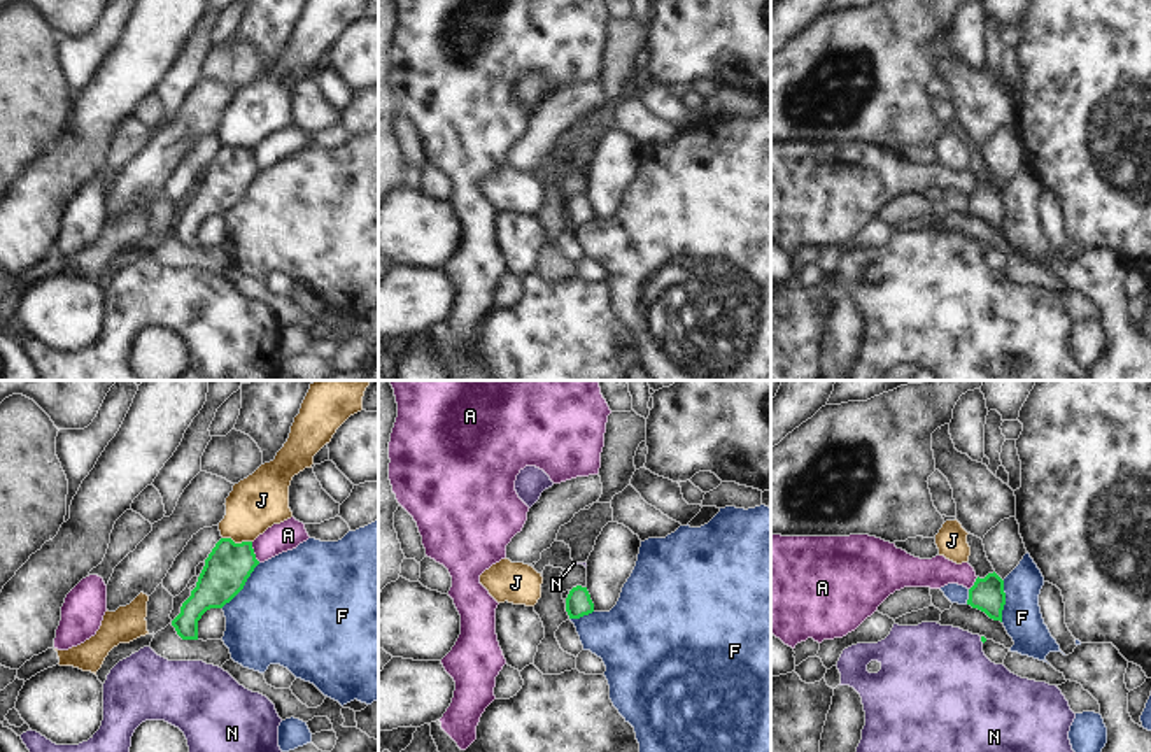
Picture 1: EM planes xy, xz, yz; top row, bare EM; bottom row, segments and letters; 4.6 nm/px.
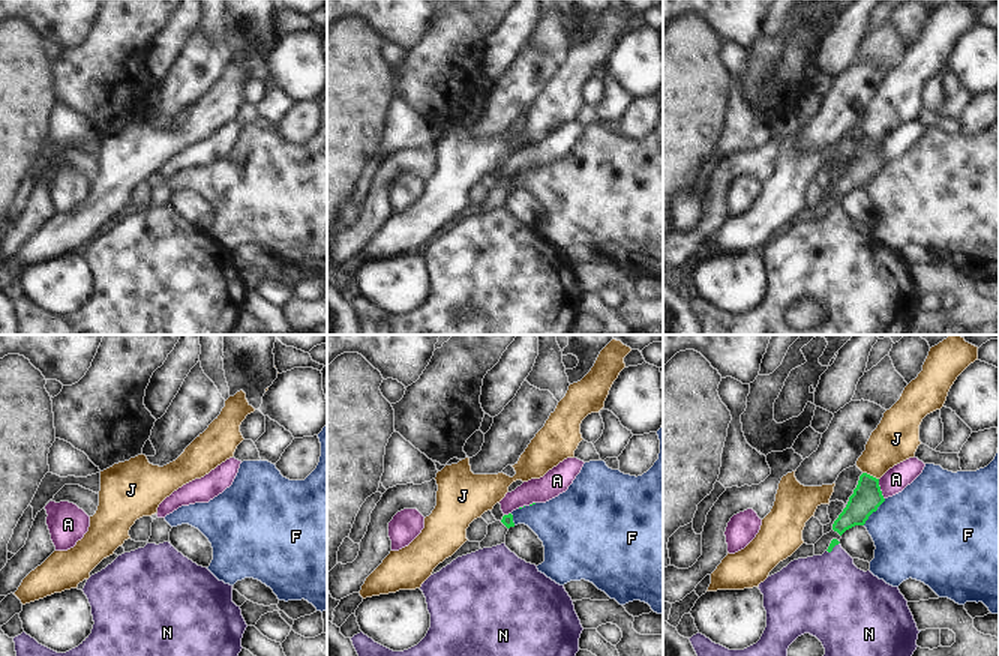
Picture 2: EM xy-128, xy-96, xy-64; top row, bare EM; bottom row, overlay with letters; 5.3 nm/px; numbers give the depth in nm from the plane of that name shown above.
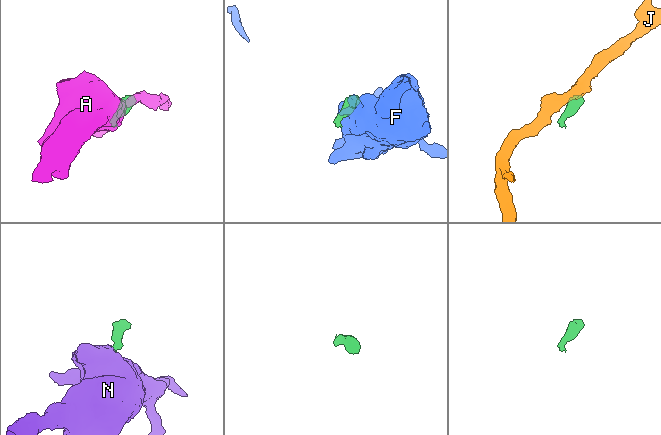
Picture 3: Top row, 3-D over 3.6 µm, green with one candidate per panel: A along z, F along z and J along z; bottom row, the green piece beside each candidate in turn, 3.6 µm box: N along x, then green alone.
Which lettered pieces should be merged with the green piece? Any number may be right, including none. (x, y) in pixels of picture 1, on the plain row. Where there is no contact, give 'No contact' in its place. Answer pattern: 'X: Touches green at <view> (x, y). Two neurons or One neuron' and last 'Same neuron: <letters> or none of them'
A: Touches green at xy (253, 160). Two neurons
F: Touches green at xy (244, 191). Two neurons
J: Touches green at xy (237, 151). Two neurons
N: Touches green at yz (981, 248). One neuron
Same neuron: N

